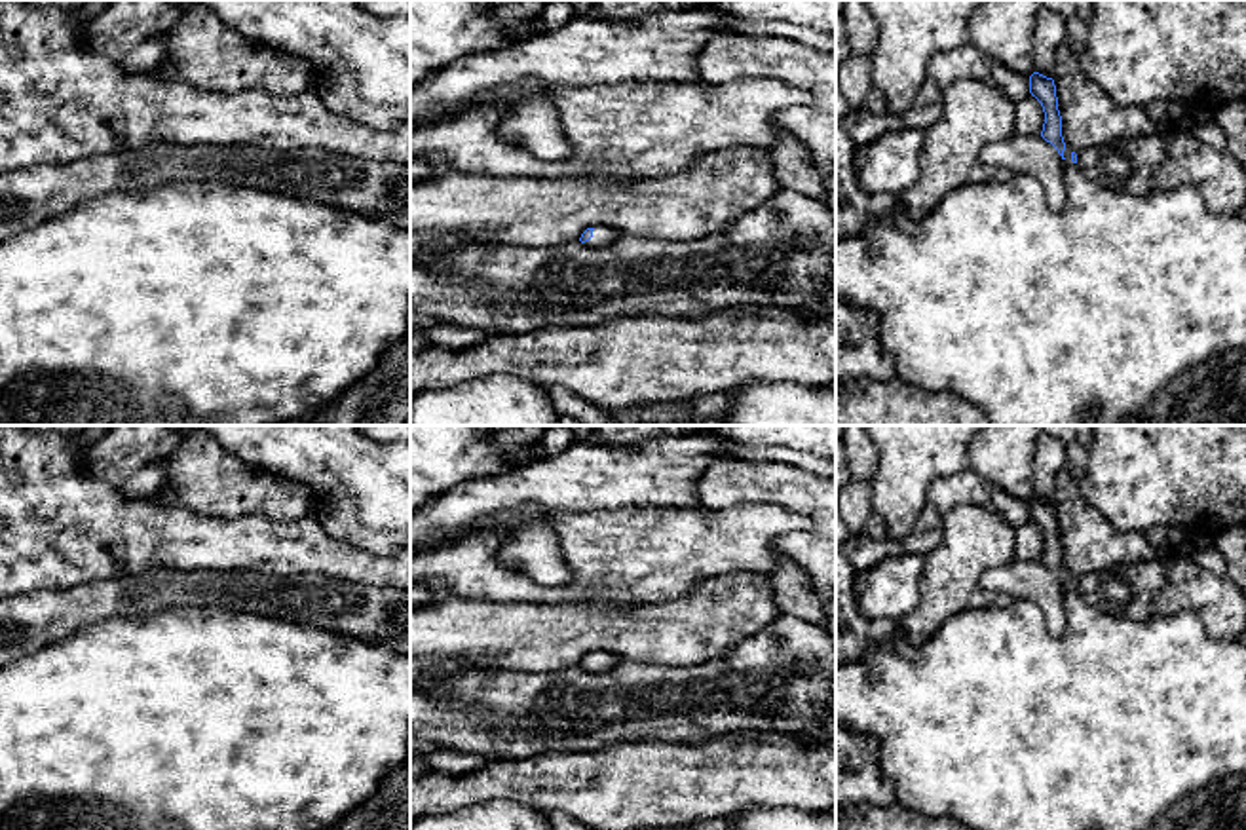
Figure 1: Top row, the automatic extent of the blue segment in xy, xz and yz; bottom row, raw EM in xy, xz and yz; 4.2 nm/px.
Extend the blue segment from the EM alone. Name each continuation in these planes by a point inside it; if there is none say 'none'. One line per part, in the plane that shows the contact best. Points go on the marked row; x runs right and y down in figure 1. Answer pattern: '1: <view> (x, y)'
1: xz (603, 236)

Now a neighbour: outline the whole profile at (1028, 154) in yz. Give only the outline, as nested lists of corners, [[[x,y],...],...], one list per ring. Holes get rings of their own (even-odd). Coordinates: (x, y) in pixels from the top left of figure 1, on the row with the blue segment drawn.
[[[1014,133],[1005,141],[990,142],[982,150],[984,163],[1005,167],[1012,173],[1035,179],[1052,213],[1062,213],[1067,205],[1067,186],[1064,160],[1058,150],[1041,135]]]

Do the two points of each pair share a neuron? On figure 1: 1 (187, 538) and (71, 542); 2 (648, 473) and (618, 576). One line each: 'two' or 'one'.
1: one
2: two

